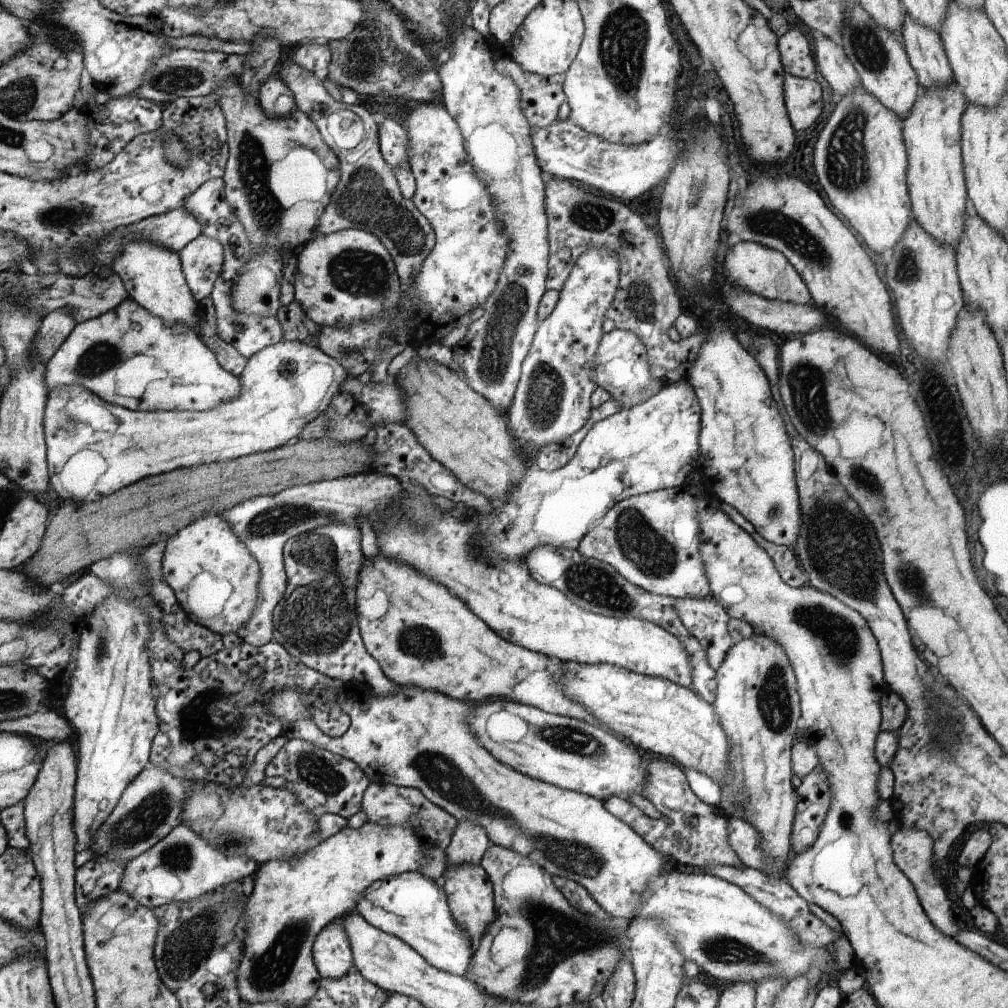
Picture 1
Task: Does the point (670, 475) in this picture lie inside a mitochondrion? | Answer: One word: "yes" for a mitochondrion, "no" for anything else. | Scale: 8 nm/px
no

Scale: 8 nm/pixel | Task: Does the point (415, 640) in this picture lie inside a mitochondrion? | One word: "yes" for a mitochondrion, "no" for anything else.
yes

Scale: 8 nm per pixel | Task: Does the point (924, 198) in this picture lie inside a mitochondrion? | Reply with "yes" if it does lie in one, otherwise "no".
no

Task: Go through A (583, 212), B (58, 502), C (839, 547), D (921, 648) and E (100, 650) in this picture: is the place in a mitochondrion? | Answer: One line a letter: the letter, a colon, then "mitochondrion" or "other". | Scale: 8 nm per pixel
A: mitochondrion
B: other
C: mitochondrion
D: other
E: mitochondrion

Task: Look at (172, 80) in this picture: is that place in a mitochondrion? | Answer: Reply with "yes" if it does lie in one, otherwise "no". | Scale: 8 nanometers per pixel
yes

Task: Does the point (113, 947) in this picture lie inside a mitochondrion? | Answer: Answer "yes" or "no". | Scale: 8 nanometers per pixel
no

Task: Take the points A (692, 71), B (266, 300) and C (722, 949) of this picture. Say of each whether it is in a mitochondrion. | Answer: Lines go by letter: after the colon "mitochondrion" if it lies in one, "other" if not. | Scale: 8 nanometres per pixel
A: other
B: other
C: mitochondrion

